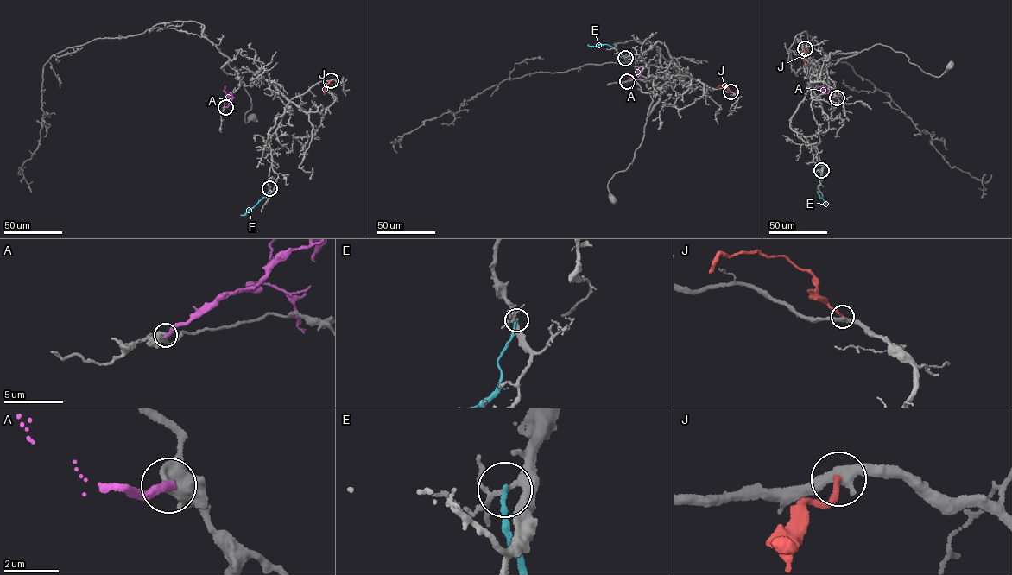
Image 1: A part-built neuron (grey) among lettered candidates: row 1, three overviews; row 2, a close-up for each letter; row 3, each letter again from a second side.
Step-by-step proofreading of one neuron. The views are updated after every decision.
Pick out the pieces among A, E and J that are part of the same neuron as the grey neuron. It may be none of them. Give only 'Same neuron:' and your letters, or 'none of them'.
Same neuron: none of them

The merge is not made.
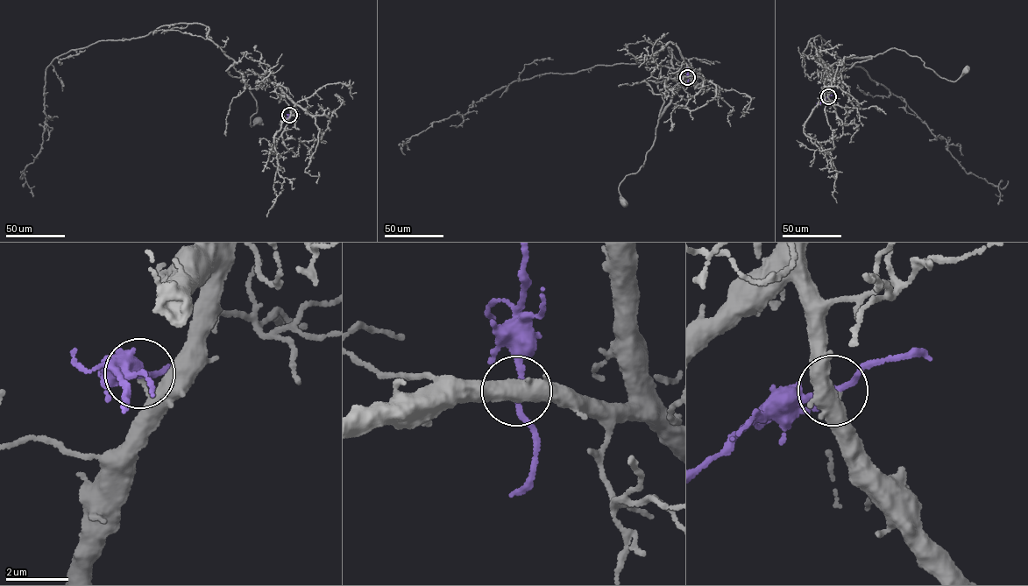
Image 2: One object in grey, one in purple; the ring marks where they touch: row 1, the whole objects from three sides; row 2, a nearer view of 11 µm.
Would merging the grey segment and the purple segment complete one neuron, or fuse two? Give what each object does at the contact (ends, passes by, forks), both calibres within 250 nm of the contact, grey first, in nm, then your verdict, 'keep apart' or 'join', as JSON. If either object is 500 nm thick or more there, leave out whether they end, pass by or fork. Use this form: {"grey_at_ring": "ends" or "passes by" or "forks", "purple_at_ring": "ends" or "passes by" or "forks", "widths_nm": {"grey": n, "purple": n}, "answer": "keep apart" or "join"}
{"grey_at_ring": "ends", "purple_at_ring": "passes by", "widths_nm": {"grey": 200, "purple": 180}, "answer": "keep apart"}

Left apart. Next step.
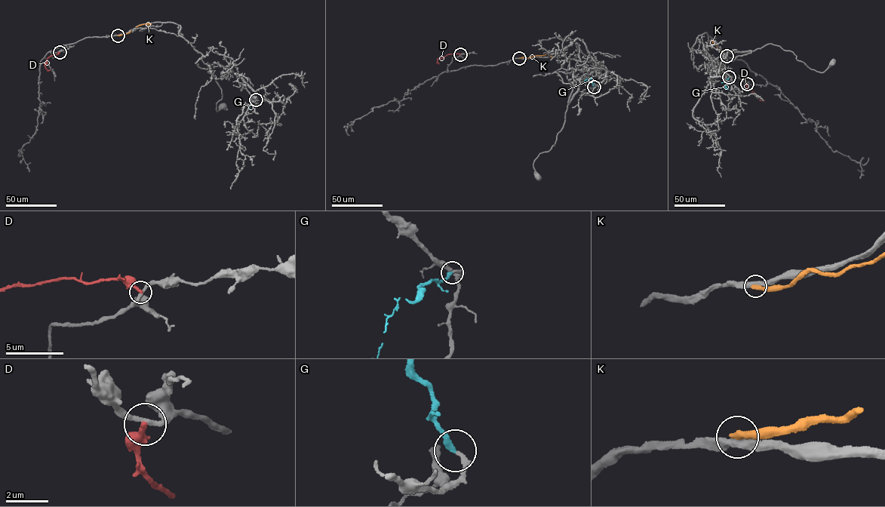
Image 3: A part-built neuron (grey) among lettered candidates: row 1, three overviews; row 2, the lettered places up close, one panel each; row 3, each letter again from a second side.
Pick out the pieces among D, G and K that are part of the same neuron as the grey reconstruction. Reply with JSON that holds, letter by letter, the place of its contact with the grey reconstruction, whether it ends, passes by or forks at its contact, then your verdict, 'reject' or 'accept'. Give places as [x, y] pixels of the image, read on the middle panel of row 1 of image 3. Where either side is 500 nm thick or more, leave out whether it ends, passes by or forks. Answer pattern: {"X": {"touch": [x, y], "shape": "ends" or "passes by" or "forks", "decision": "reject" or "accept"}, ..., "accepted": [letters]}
{"D": {"touch": [460, 54], "shape": "ends", "decision": "reject"}, "G": {"touch": [594, 87], "shape": "ends", "decision": "accept"}, "K": {"touch": [519, 58], "shape": "ends", "decision": "reject"}, "accepted": ["G"]}

